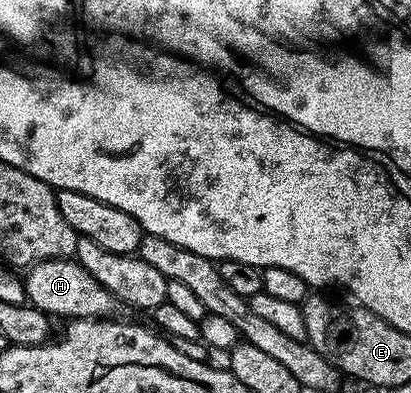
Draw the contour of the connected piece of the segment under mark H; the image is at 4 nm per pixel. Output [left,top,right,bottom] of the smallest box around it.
[23,258,119,320]

